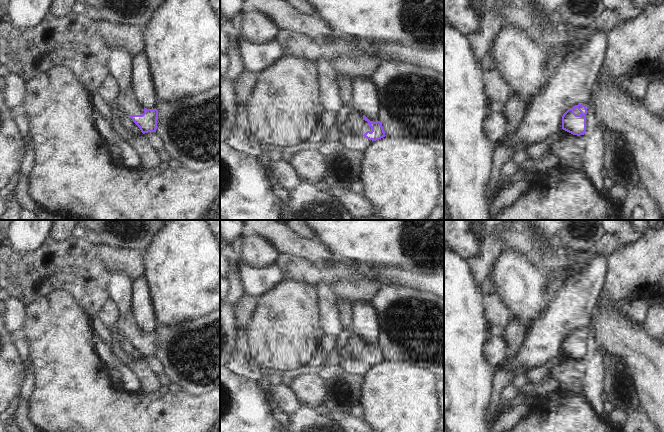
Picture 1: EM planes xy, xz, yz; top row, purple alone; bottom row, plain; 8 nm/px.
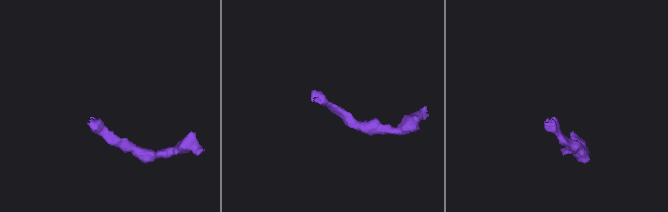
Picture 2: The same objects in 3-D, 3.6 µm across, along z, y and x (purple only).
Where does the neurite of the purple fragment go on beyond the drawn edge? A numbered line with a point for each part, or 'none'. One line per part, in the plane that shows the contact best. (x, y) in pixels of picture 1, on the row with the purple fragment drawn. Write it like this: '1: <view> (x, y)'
1: xz (359, 126)

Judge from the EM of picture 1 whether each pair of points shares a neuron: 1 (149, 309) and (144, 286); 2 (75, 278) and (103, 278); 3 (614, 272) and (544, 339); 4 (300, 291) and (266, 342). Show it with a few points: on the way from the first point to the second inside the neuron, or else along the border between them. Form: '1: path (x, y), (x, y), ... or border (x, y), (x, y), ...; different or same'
1: path (144, 303), (144, 292); same
2: path (82, 276), (96, 278); same
3: border (607, 260), (604, 282), (599, 298); different
4: path (297, 304), (292, 309), (289, 319), (279, 329); same

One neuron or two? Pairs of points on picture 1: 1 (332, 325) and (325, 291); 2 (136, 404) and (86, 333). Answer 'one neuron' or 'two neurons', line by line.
1: one neuron
2: one neuron

